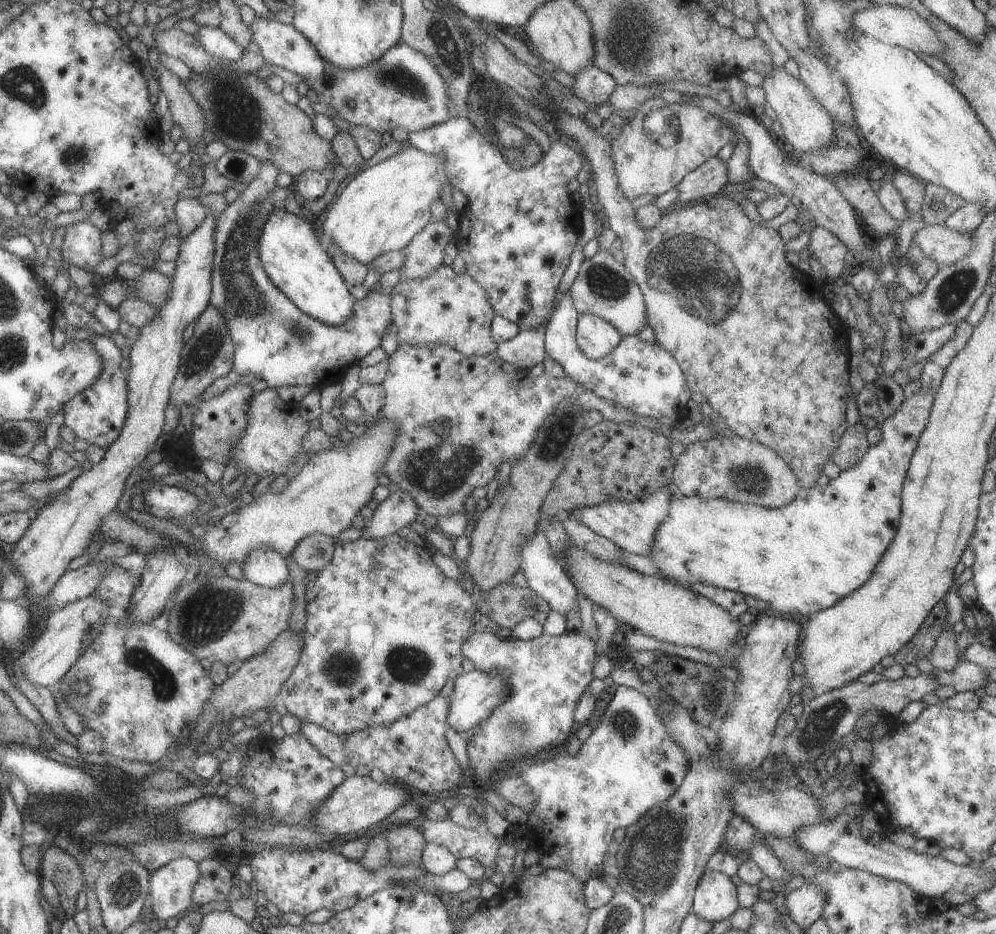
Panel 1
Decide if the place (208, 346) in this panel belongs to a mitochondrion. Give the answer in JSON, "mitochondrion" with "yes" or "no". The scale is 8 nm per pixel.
{"mitochondrion":"yes"}

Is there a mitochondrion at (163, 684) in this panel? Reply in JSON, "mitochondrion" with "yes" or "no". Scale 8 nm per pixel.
{"mitochondrion":"yes"}

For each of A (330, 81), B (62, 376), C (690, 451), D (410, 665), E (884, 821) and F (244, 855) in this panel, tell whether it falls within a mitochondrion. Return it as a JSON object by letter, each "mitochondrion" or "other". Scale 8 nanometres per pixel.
{"A":"mitochondrion","B":"other","C":"other","D":"mitochondrion","E":"other","F":"other"}

